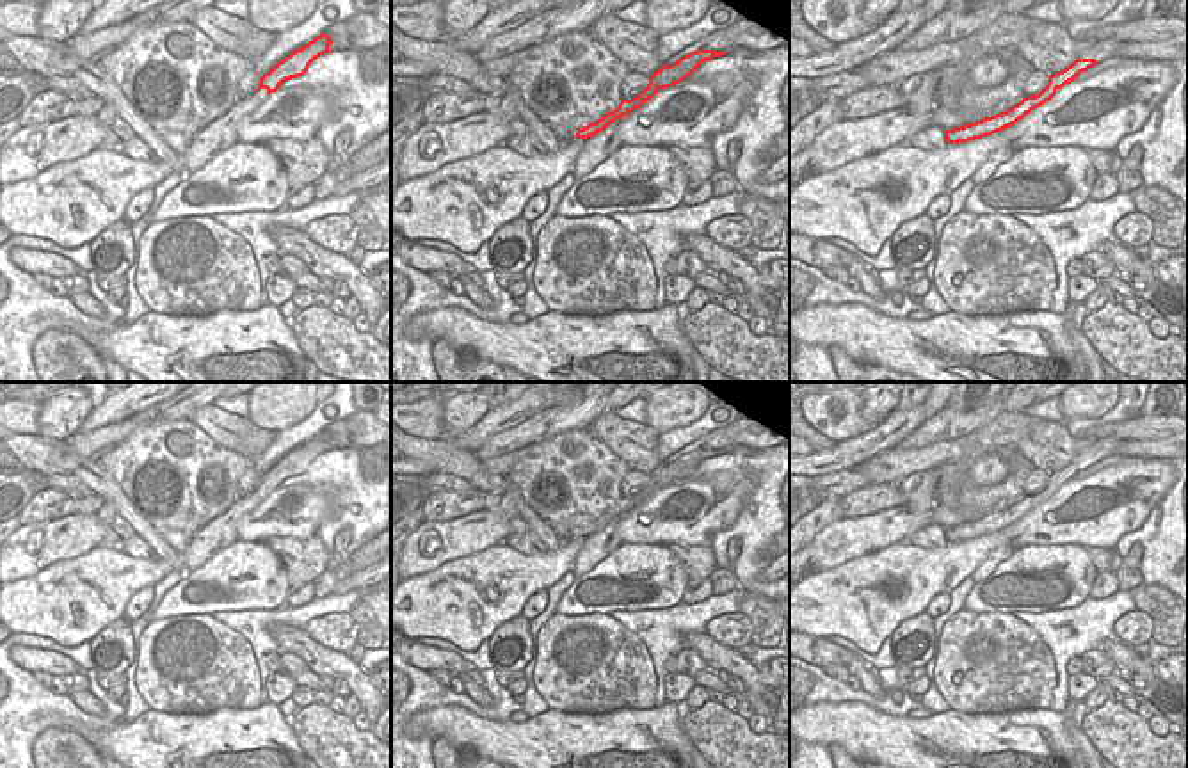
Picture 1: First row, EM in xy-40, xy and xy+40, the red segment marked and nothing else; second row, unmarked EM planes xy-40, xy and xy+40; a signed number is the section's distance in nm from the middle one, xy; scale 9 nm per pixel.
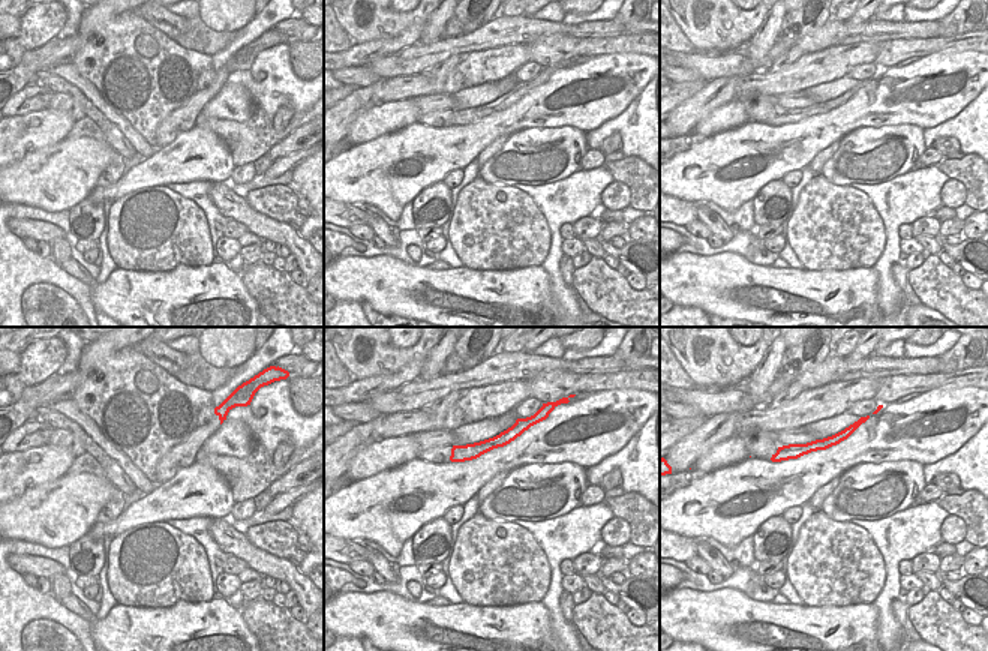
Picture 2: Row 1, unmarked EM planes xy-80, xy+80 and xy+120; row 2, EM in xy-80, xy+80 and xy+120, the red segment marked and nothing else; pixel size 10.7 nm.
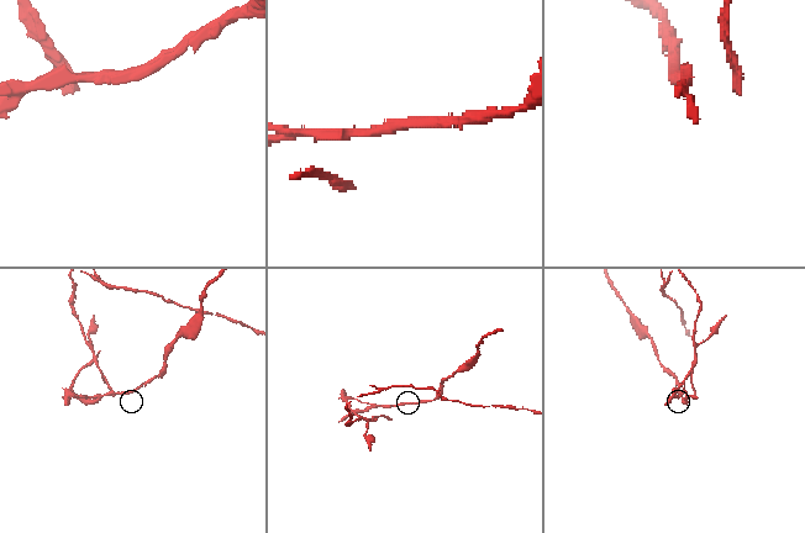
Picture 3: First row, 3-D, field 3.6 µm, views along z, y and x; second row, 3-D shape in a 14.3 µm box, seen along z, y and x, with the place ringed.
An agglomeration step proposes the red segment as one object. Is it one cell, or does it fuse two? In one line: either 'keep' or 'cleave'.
cleave

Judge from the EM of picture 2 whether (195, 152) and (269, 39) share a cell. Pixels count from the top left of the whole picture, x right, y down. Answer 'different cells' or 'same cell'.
different cells

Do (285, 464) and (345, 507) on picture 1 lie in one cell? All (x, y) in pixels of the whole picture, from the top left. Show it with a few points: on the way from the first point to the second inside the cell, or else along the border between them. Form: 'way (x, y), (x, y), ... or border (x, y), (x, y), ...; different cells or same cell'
border (331, 448), (278, 486); different cells

